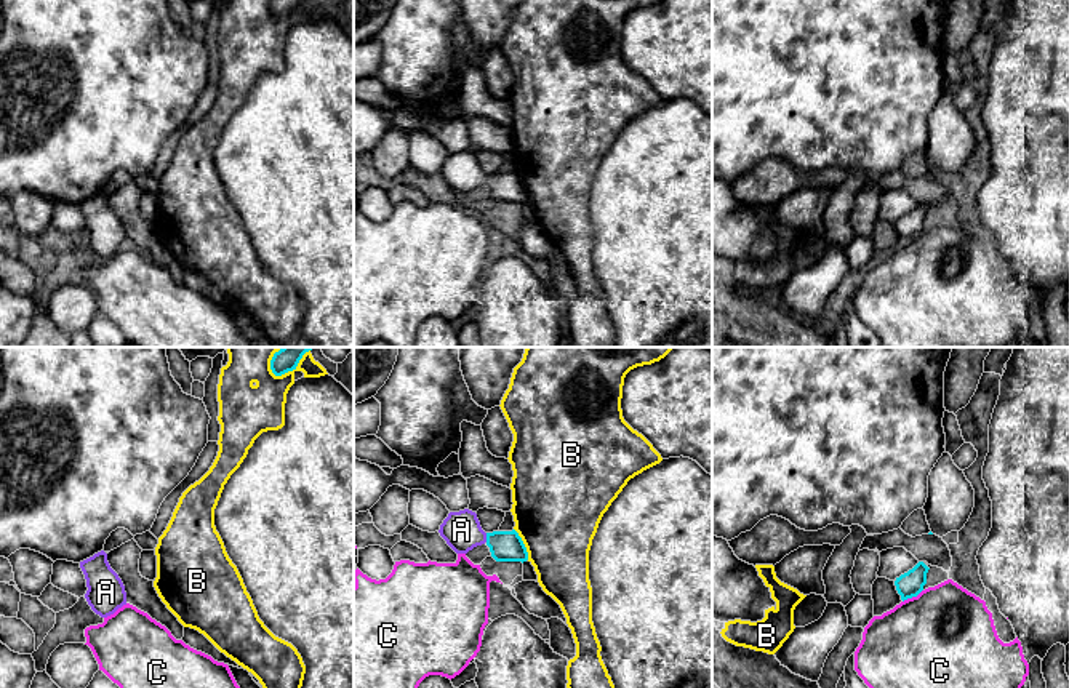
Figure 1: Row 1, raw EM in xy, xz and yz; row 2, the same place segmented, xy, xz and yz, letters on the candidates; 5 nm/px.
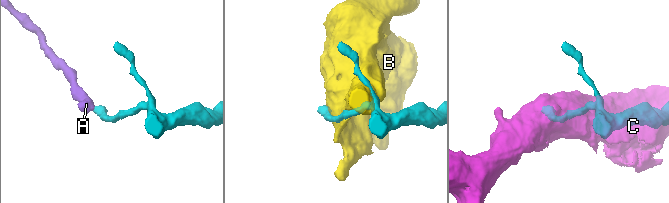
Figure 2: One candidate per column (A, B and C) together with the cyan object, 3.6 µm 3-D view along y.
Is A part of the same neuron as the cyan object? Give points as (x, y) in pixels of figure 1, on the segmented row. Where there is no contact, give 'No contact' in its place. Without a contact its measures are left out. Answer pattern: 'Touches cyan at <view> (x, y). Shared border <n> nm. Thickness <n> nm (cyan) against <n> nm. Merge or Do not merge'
Touches cyan at xz (487, 538). Shared border 50 nm. Thickness 160 nm (cyan) against 190 nm. Merge

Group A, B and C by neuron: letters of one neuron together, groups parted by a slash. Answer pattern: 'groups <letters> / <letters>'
groups A / B / C

